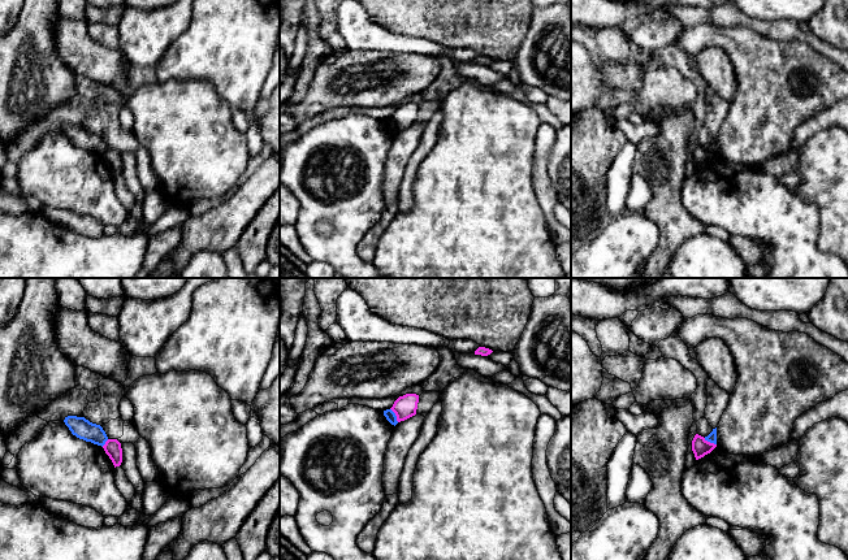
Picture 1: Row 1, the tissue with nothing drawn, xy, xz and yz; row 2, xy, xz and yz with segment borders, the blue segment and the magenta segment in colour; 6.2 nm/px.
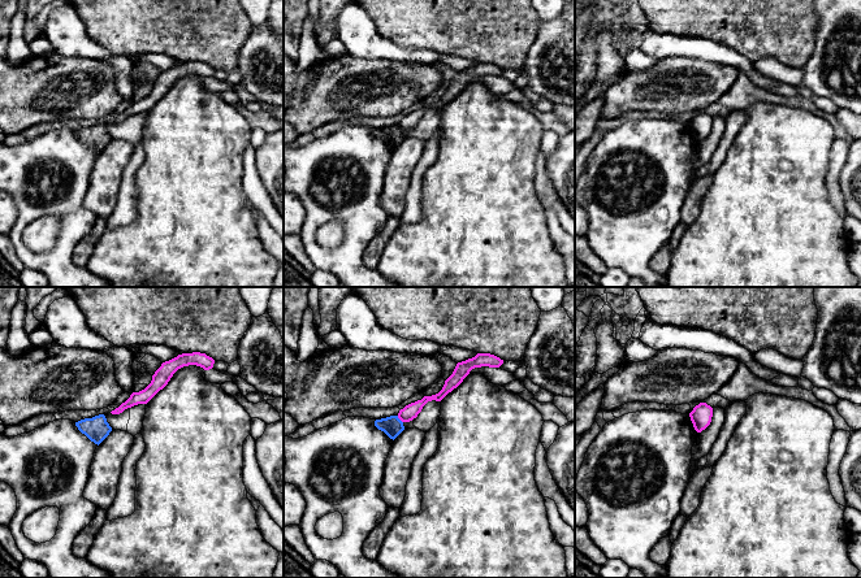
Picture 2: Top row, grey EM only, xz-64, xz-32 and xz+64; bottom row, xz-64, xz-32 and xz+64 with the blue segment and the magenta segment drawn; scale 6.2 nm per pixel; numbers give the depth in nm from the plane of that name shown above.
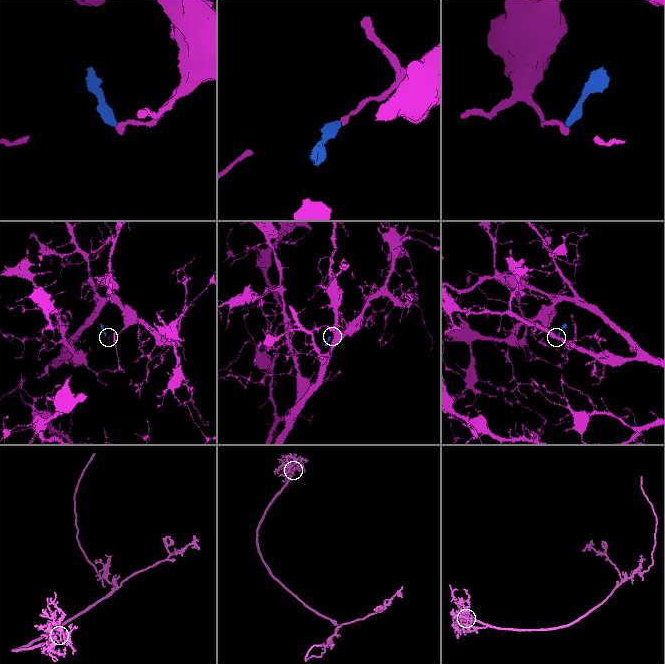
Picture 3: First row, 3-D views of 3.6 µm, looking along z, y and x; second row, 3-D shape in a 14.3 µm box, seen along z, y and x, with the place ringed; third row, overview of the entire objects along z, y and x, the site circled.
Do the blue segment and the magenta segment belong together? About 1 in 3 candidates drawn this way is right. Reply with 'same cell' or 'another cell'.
another cell

